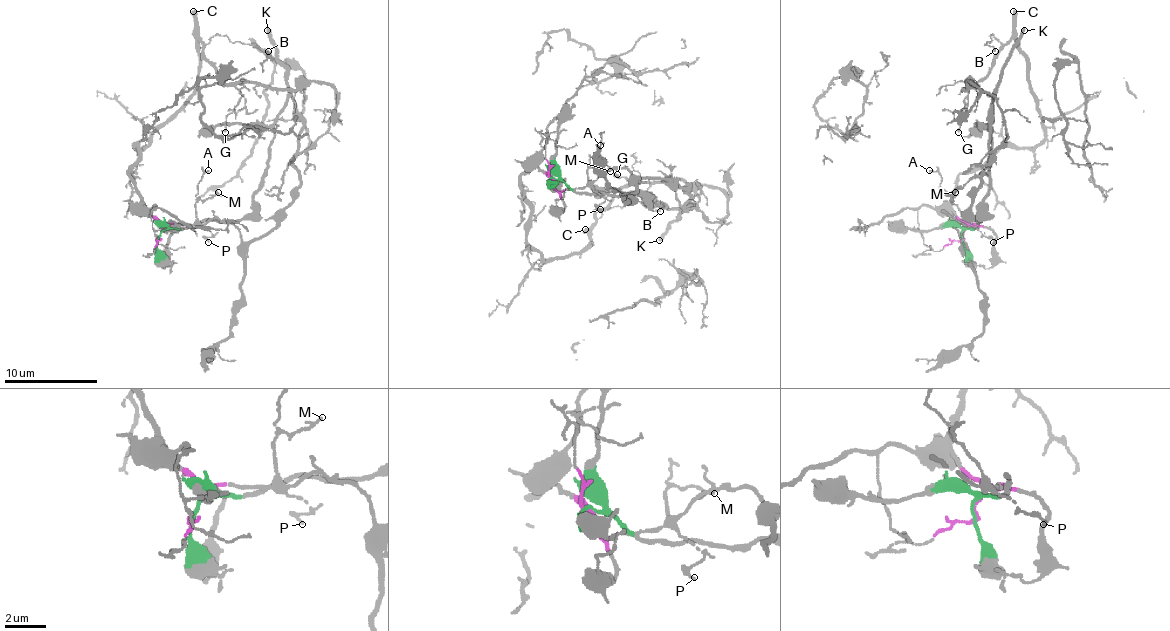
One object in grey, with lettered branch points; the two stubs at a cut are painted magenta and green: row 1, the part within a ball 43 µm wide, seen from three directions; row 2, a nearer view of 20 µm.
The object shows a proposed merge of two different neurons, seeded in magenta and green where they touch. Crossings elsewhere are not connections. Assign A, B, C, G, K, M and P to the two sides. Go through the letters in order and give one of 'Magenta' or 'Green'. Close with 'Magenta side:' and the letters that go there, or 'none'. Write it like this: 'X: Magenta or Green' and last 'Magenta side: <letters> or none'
A: Magenta
B: Magenta
C: Magenta
G: Magenta
K: Green
M: Magenta
P: Magenta
Magenta side: A, B, C, G, M, P

